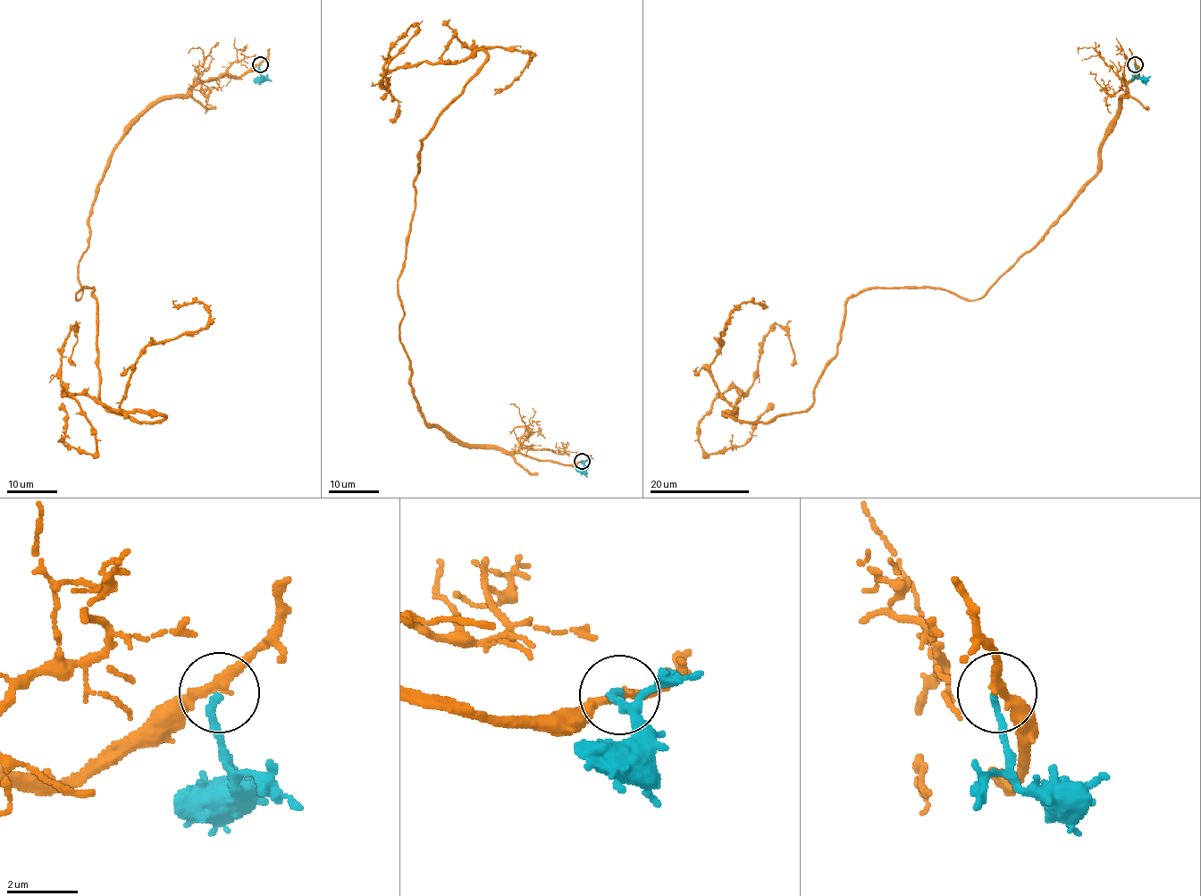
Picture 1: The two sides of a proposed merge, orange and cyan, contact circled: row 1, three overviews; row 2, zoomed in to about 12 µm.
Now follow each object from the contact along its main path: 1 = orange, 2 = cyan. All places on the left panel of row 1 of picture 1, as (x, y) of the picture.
1: (259, 65), (159, 98), (89, 218), (100, 401), (164, 416), (65, 388), (79, 453), (62, 403)
2: (259, 65), (262, 79), (255, 84)

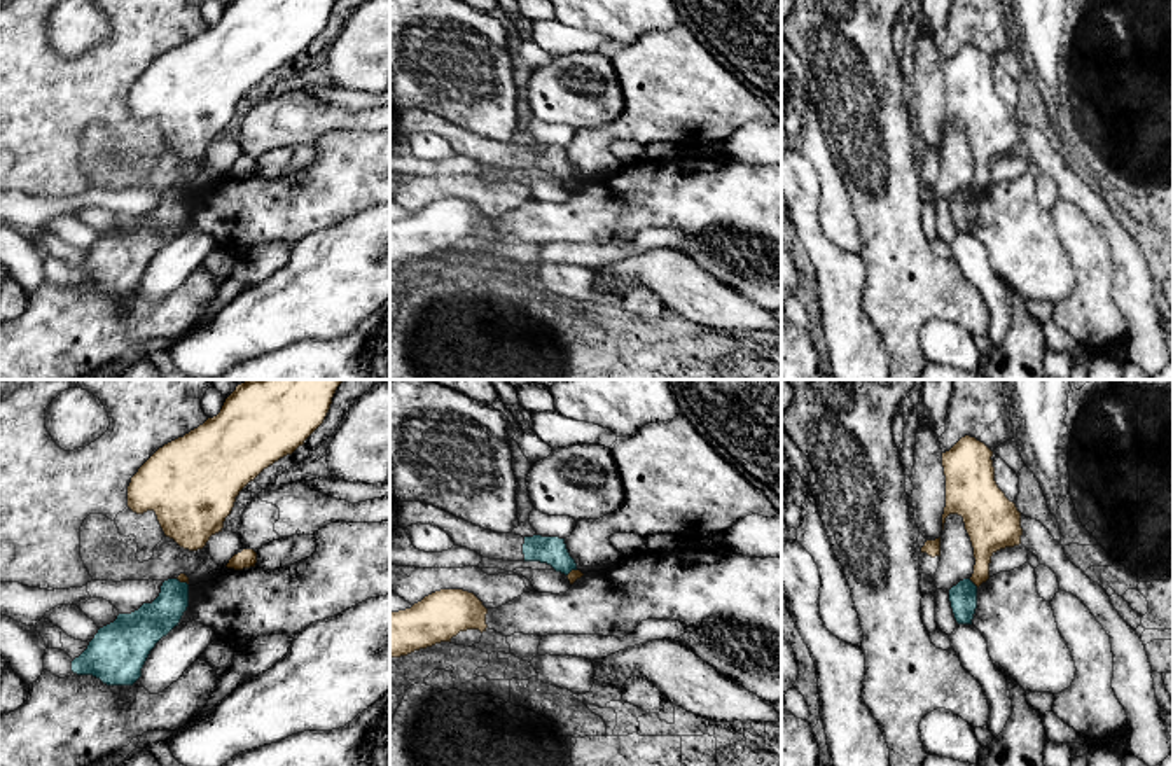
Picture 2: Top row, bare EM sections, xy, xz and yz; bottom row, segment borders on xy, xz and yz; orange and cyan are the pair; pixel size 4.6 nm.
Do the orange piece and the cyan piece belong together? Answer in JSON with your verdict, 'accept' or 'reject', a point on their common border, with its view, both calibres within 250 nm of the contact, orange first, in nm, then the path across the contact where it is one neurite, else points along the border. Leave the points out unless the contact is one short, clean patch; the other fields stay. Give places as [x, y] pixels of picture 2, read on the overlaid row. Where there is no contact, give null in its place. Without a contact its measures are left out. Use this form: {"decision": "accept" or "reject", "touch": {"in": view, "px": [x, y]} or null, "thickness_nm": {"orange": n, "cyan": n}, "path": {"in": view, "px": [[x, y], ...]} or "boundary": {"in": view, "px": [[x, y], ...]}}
{"decision": "reject", "touch": {"in": "yz", "px": [974, 583]}, "thickness_nm": {"orange": 190, "cyan": 130}, "boundary": {"in": "yz", "px": [[969, 579], [978, 586]]}}

